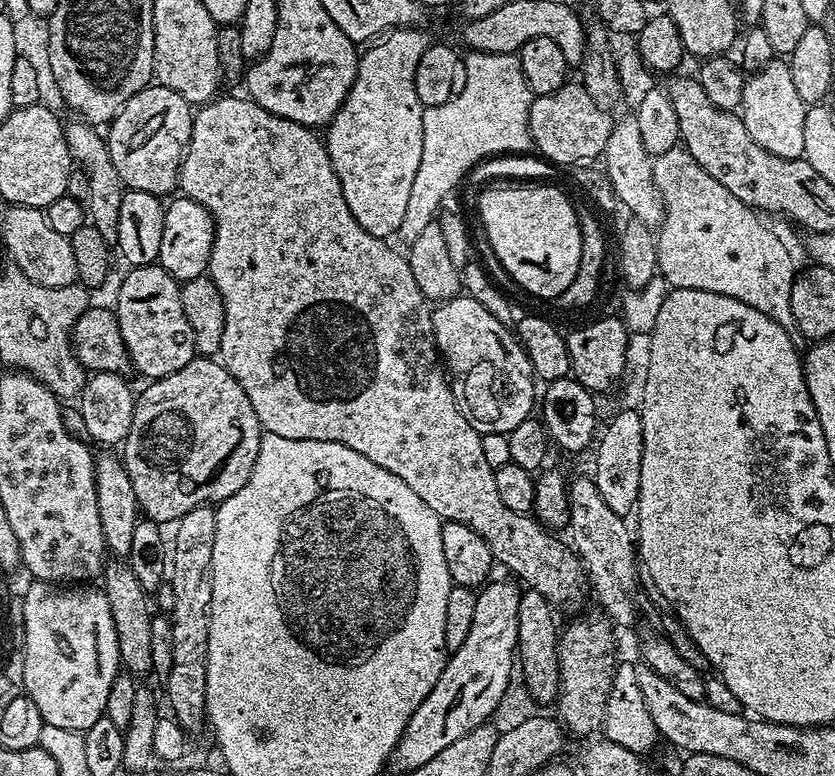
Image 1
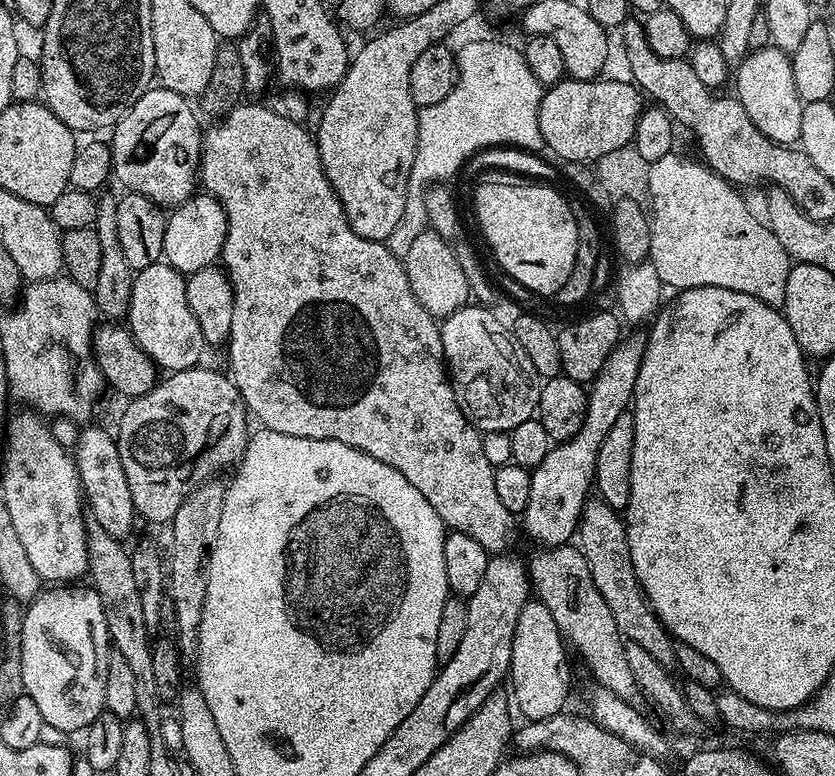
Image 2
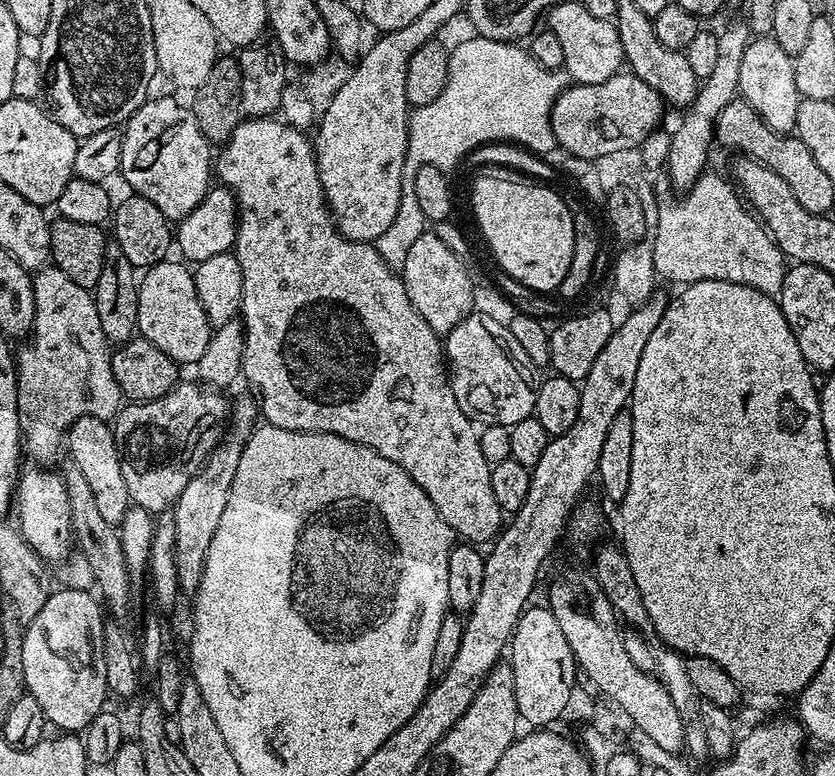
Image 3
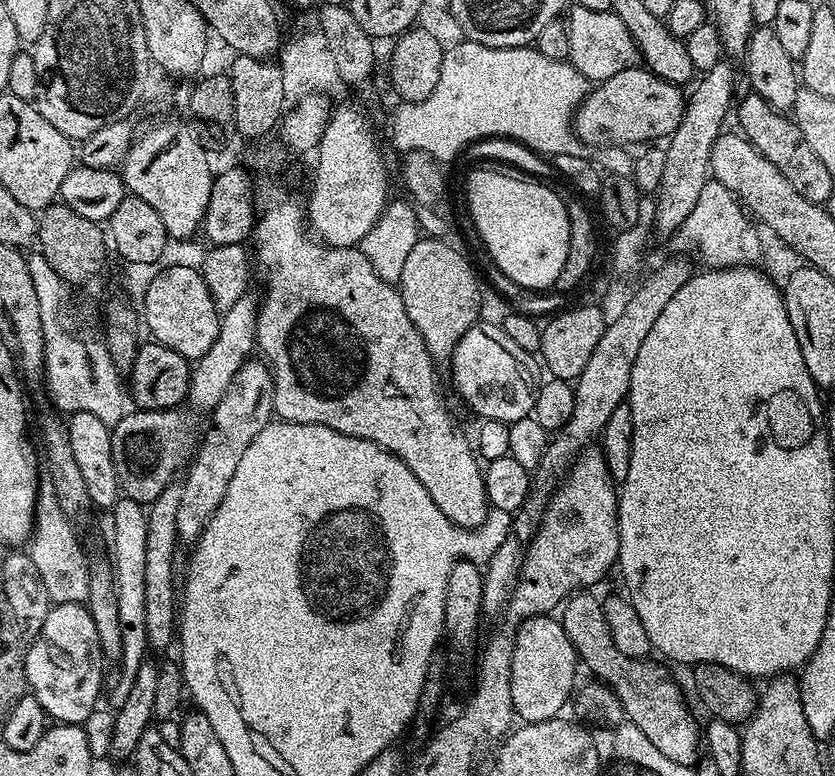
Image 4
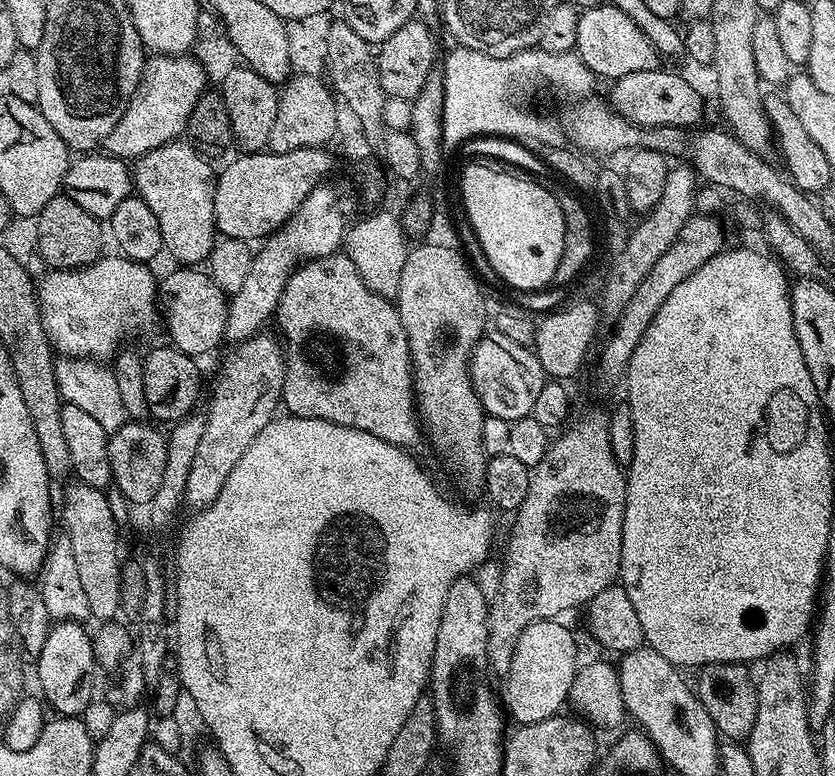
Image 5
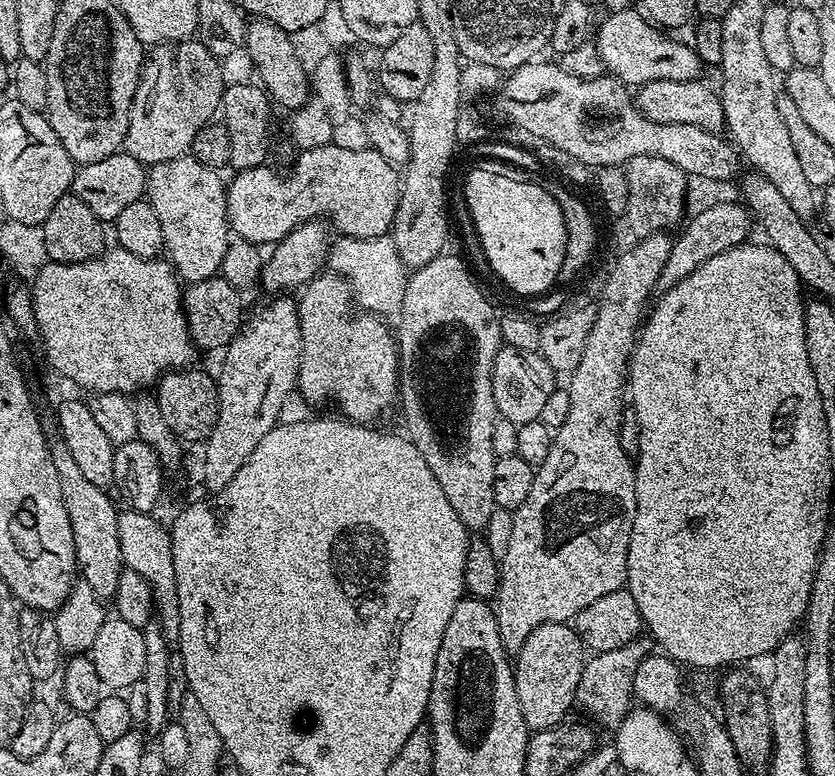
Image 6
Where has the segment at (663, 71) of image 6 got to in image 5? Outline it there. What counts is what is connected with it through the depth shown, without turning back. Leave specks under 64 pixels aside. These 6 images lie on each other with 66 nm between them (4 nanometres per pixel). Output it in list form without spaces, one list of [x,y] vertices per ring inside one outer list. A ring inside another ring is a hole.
[[[610,2],[581,11],[574,51],[596,77],[604,79],[605,76],[608,82],[614,82],[626,74],[638,74],[638,70],[654,70],[662,64],[662,57],[650,38],[646,38],[646,34],[634,26],[634,18],[630,18],[630,14],[622,14],[622,10]]]

